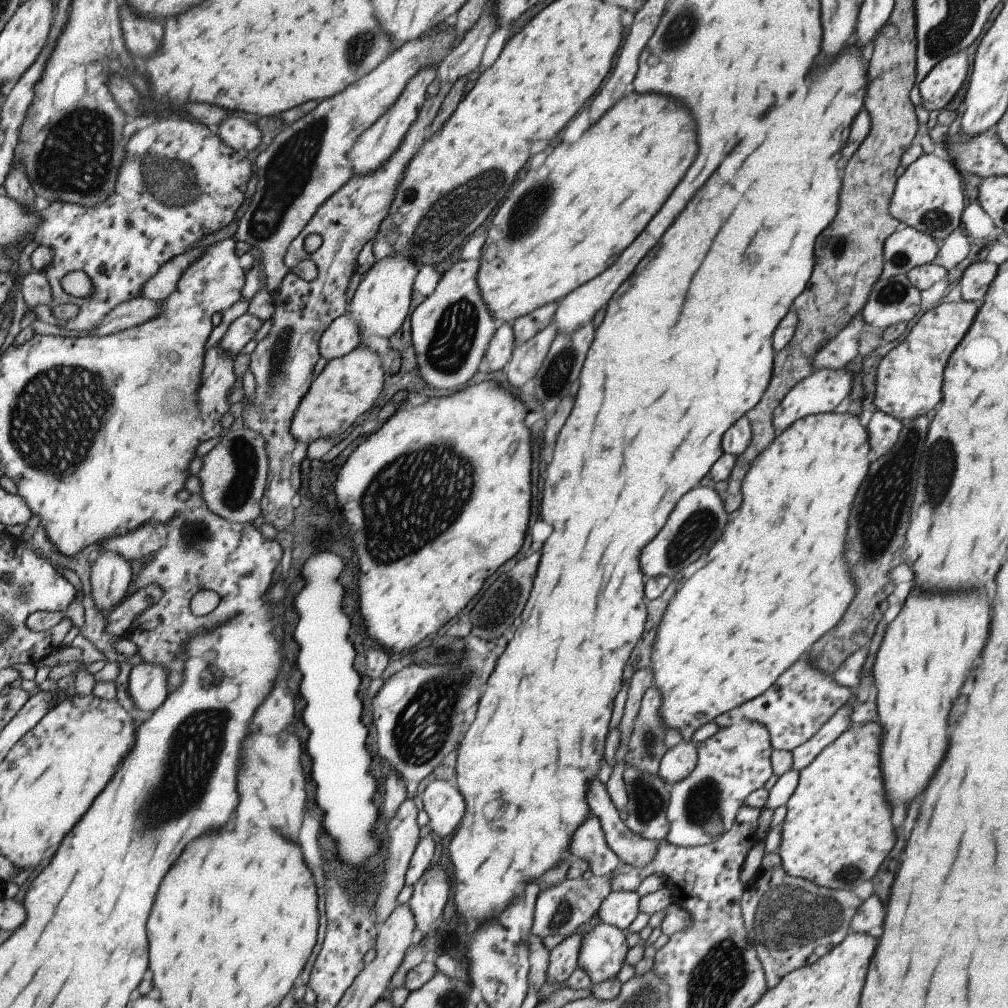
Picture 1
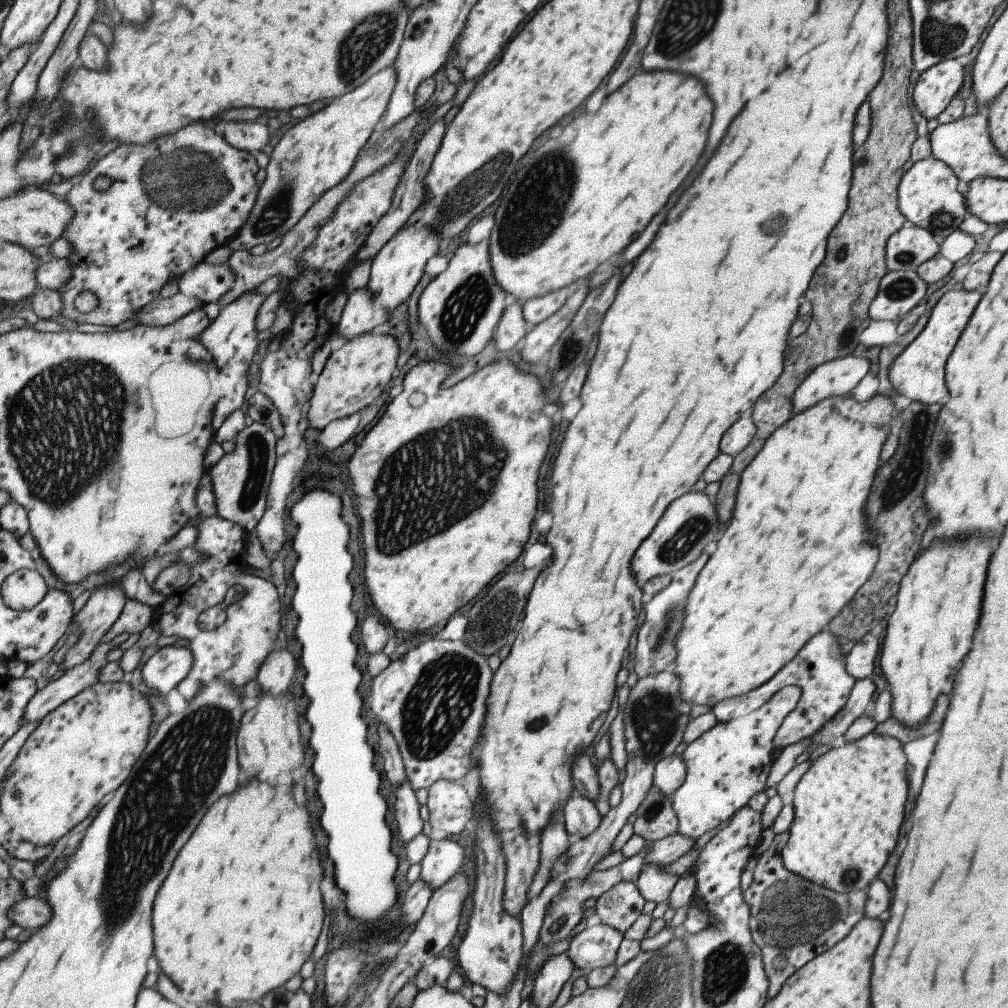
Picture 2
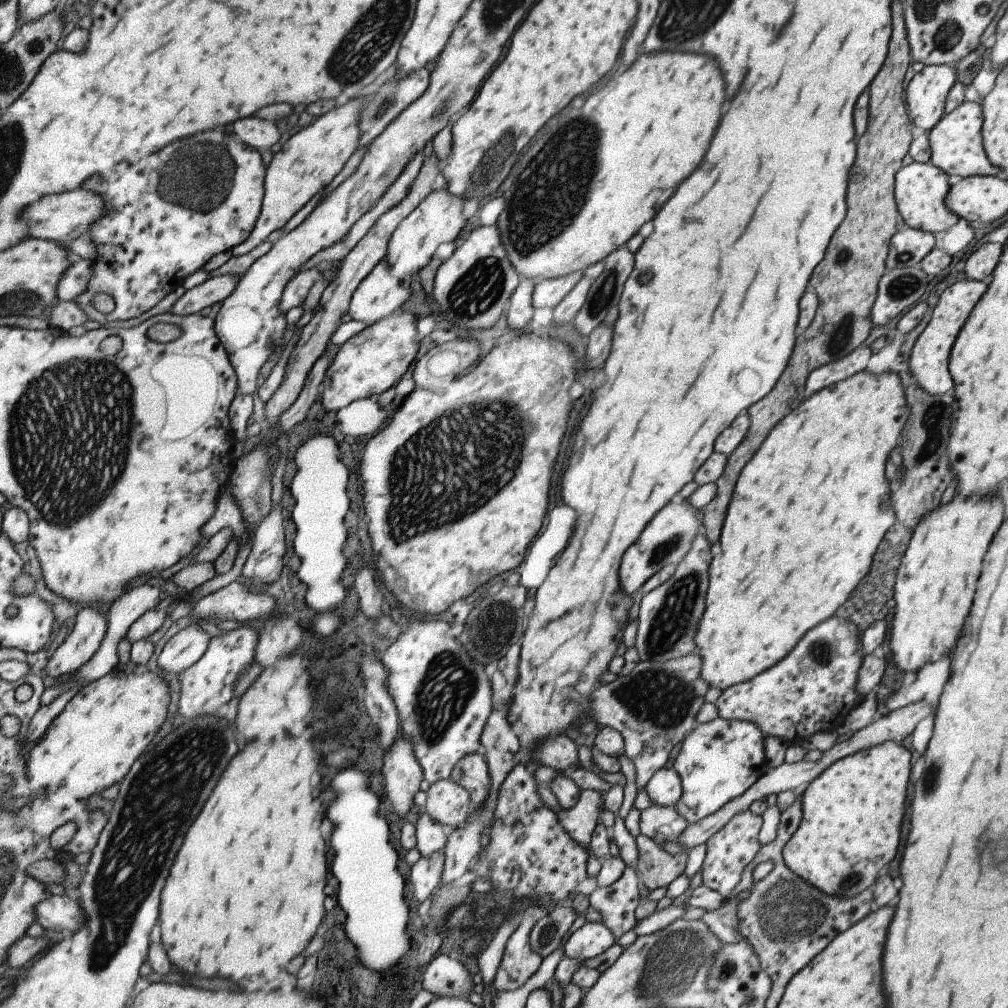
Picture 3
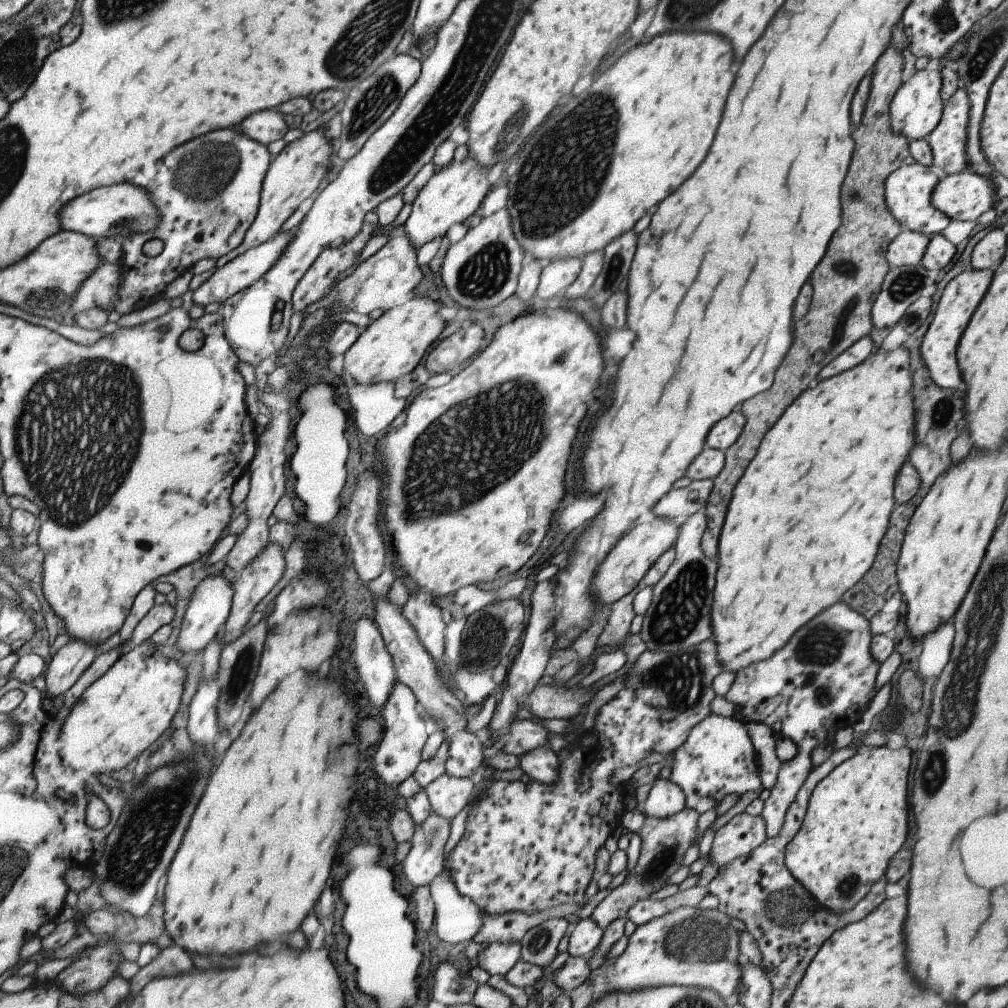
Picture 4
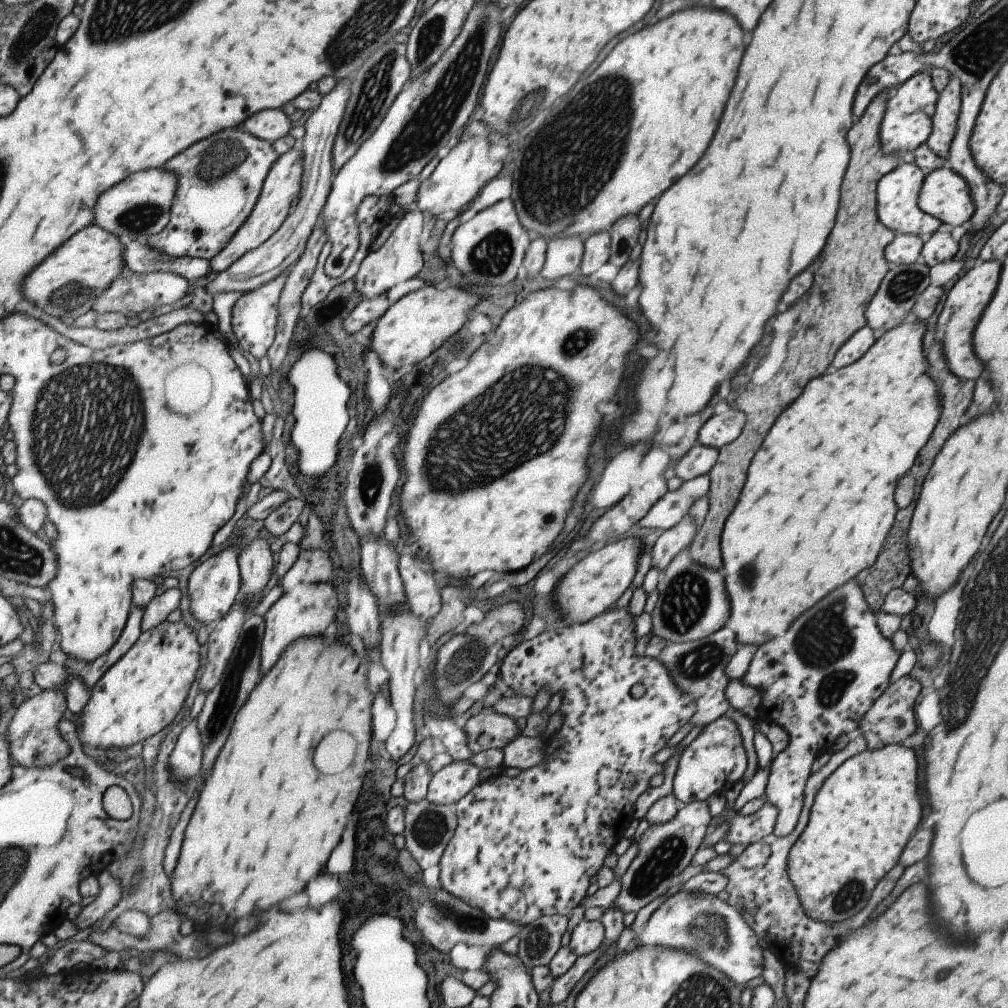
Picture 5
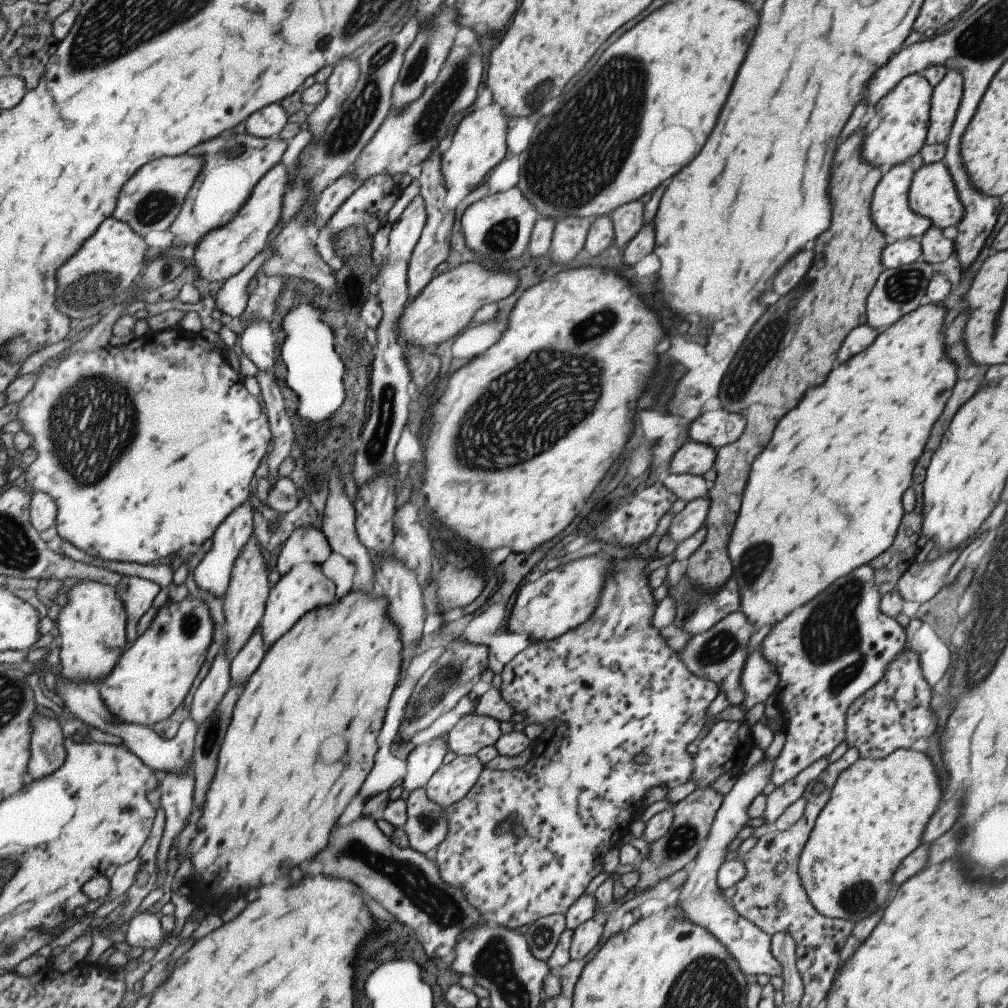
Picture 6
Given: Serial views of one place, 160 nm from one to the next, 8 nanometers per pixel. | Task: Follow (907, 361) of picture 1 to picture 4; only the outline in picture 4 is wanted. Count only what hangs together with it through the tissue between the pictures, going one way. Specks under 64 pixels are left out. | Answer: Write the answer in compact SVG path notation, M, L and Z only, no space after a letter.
M971 268L963 270L945 284L941 295L935 299L935 310L921 340L919 356L921 356L923 368L927 370L931 382L939 388L957 388L961 384L959 368L955 362L955 348L957 348L961 332L965 330L973 310L981 302L983 294L987 292L989 280L991 280L991 270L971 270Z

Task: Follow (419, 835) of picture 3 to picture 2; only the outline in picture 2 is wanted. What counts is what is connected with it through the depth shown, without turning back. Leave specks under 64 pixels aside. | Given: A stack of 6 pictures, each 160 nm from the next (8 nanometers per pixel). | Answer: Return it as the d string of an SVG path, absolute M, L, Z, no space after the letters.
M428 838L427 850L420 860L419 879L426 882L433 892L458 872L466 856L465 851L453 840Z

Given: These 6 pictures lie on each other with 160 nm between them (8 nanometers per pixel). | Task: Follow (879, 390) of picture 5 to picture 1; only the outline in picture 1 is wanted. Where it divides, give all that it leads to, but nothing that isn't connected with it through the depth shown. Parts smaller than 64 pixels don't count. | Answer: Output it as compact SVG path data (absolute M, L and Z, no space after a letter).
M829 411L817 415L807 415L795 420L785 430L777 433L775 438L751 461L750 467L740 484L743 496L737 510L737 516L727 522L721 538L707 554L707 564L695 570L685 582L681 583L661 616L656 635L651 645L650 666L652 685L660 690L662 698L659 716L666 730L676 728L681 732L682 741L688 742L691 734L702 724L713 721L716 716L751 700L767 690L786 668L803 654L807 654L812 644L825 632L839 622L847 605L853 600L856 586L847 572L847 562L843 560L843 540L847 530L847 514L859 484L863 482L869 466L870 444L866 428L859 422L858 416L848 411L835 413Z

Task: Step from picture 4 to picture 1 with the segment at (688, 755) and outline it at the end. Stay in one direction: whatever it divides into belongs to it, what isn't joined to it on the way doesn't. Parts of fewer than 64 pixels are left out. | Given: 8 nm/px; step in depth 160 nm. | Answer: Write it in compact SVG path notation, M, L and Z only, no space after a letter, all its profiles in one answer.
M743 721L738 725L718 727L717 732L694 744L696 763L693 770L683 780L669 786L666 817L669 830L665 840L676 847L698 847L715 840L731 828L739 808L744 805L745 797L755 789L760 789L772 774L770 765L770 736L764 724Z

